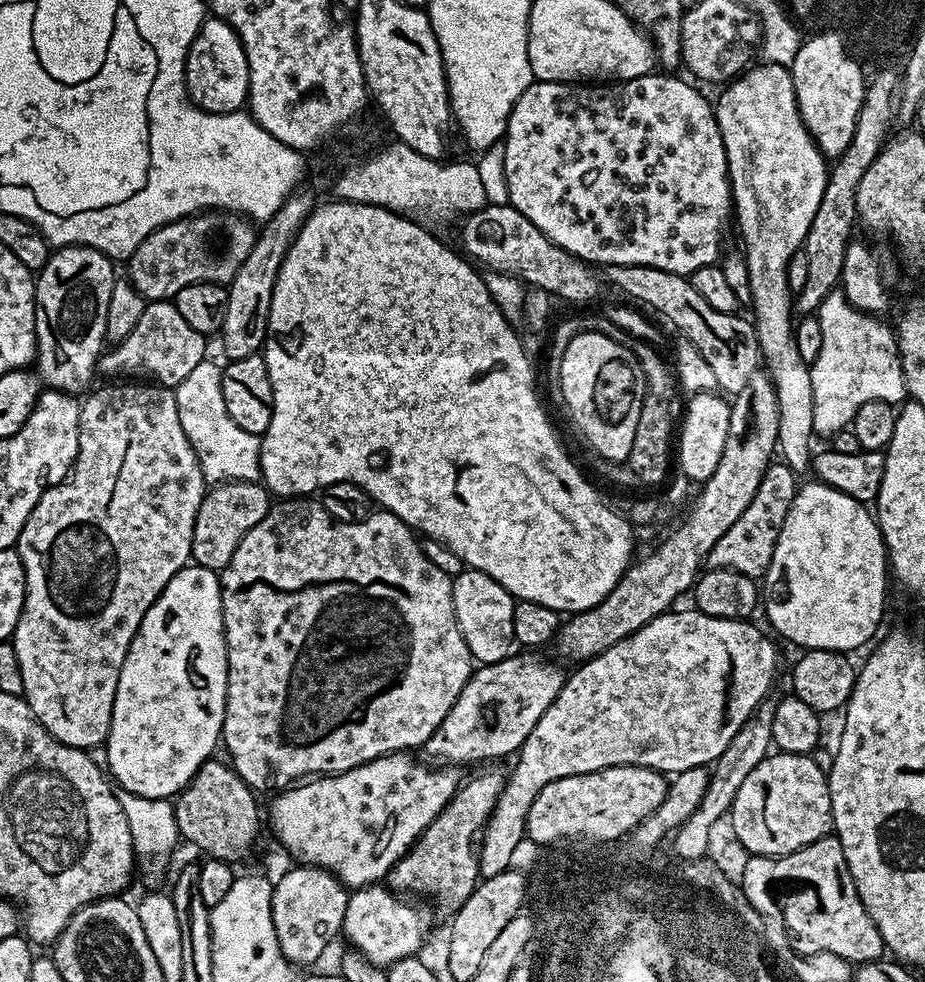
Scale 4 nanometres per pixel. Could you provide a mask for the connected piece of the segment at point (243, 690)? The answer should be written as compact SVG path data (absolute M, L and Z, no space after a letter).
M280 498L269 507L266 518L262 518L262 522L258 522L258 526L250 529L246 534L246 538L242 538L242 542L238 542L238 550L234 550L234 558L230 558L228 565L219 573L222 614L224 615L224 637L226 638L226 646L228 647L228 693L226 694L222 744L223 747L228 747L228 752L232 755L230 757L232 767L246 781L249 788L260 794L268 791L268 793L271 793L273 790L283 790L293 782L300 782L305 778L315 778L321 774L345 772L354 766L362 766L374 758L385 756L391 752L419 749L432 737L434 730L438 730L442 718L446 718L446 714L450 714L450 706L454 706L458 694L463 690L466 682L473 674L474 661L470 650L466 646L466 642L462 638L460 627L454 614L454 598L452 597L453 577L443 573L438 566L434 566L430 562L430 558L423 552L421 541L416 536L417 533L409 528L406 522L402 522L402 518L395 516L393 512L373 510L362 522L338 522L338 518L334 518L325 510L323 503L319 499Z

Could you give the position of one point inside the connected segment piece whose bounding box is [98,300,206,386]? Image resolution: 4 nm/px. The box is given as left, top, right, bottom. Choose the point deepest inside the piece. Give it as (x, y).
(163, 347)

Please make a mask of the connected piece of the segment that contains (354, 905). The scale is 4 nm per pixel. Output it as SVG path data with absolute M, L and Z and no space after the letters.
M384 886L355 889L348 898L342 929L343 935L348 935L352 943L349 945L361 952L371 964L381 966L390 966L402 958L417 955L424 944L424 931L428 924L420 917L419 910L407 902L412 903Z

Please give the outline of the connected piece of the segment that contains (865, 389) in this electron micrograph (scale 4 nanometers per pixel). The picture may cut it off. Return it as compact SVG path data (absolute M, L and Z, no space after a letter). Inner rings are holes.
M835 288L826 295L817 308L819 326L822 327L822 346L816 360L811 361L811 389L814 390L814 426L819 436L833 437L847 429L864 402L884 400L891 404L901 403L907 397L904 371L902 370L896 337L893 329L882 324L871 313L853 307L844 292Z

